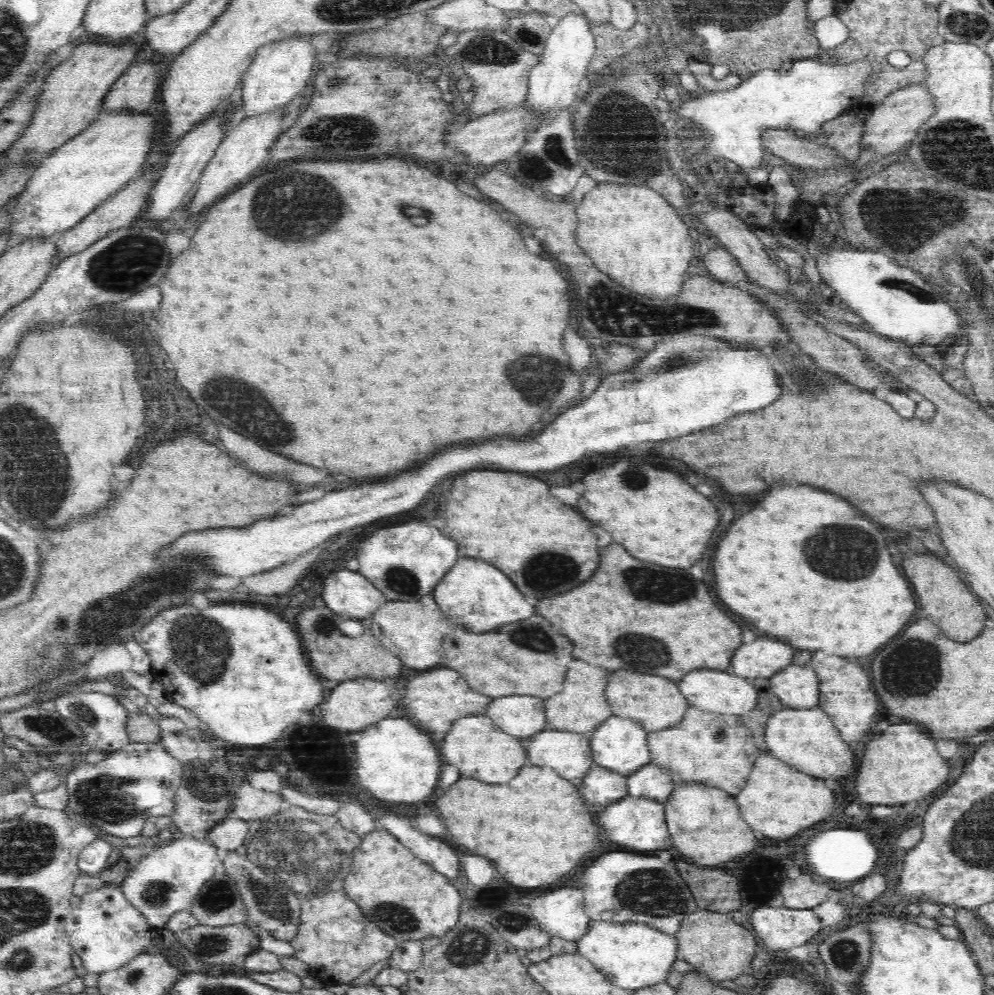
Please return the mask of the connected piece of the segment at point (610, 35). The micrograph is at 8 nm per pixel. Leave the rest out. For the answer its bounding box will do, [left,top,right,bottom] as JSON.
[572,20,696,224]

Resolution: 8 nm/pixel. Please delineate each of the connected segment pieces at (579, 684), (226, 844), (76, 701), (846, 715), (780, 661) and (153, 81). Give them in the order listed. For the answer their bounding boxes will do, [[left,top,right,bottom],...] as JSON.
[[544,660,613,734],[206,815,250,854],[53,690,131,754],[812,652,878,742],[730,638,792,680],[102,62,161,112]]

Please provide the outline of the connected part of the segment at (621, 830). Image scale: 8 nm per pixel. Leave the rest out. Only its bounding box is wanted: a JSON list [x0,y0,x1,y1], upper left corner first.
[598,795,670,850]

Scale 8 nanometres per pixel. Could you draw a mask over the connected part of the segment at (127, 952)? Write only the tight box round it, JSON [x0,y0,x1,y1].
[65,884,162,975]

